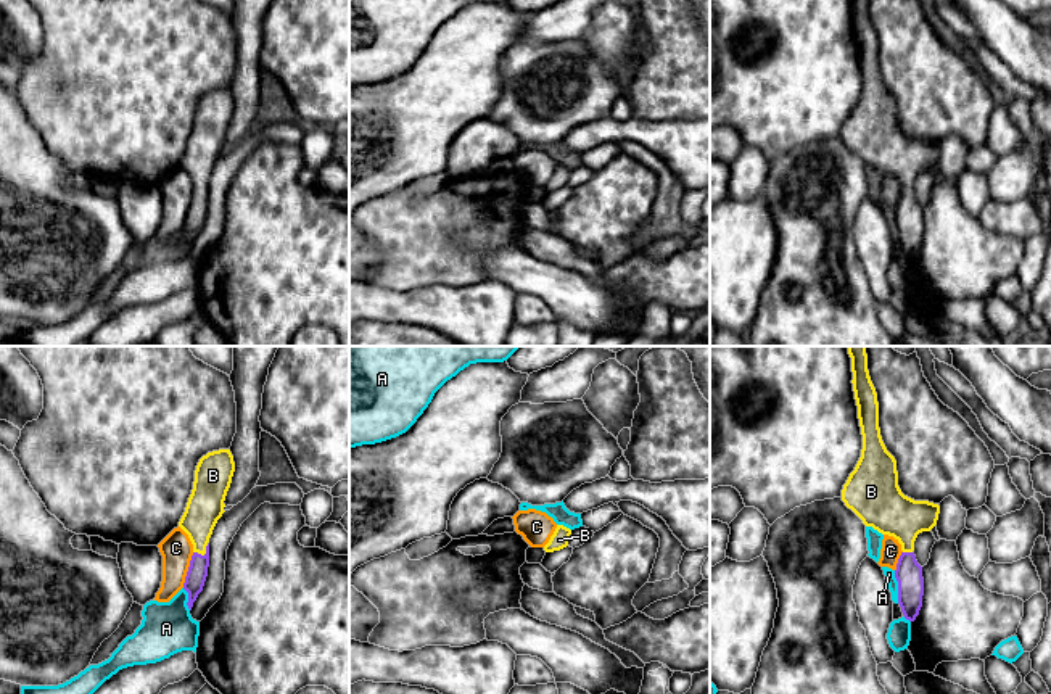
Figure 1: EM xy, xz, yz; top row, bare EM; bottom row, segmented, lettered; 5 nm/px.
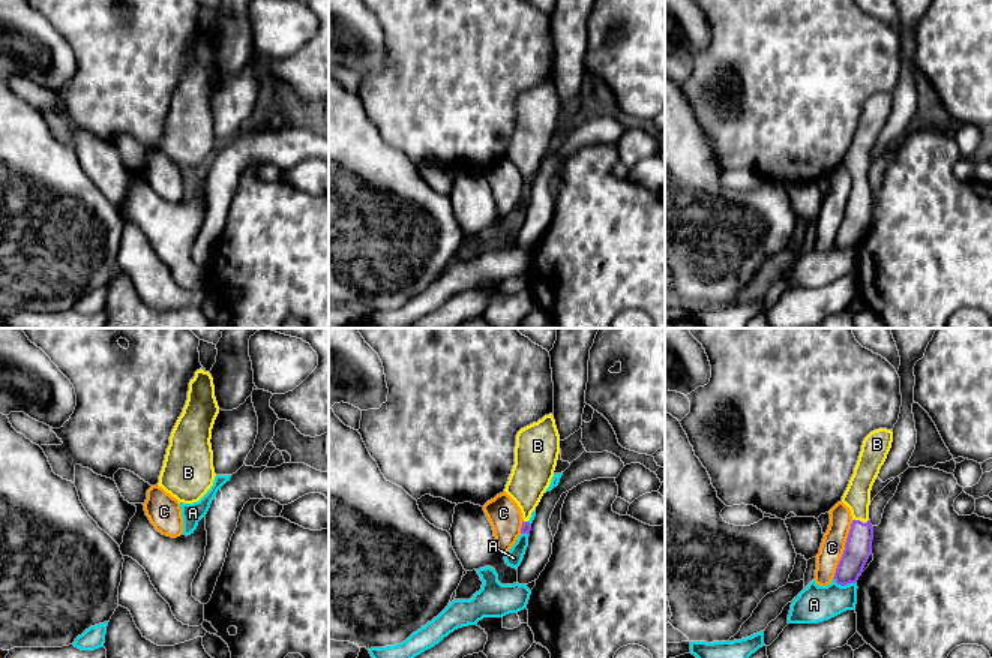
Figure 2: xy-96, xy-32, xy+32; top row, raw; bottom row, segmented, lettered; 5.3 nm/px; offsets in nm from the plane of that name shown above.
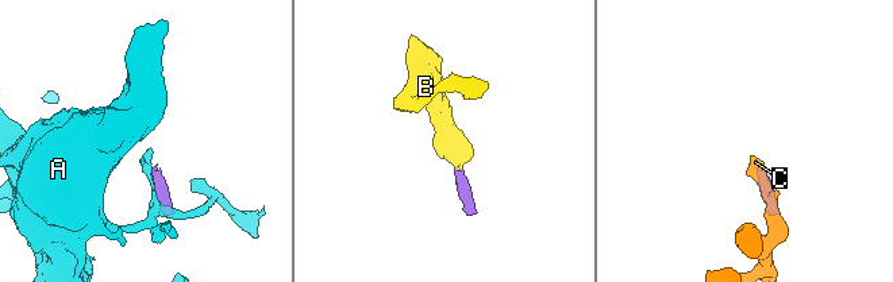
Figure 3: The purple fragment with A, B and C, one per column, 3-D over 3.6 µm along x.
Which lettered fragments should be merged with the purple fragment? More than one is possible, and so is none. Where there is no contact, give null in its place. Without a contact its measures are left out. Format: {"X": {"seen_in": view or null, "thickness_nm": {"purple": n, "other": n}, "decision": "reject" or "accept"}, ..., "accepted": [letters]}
{"A": {"seen_in": "yz", "thickness_nm": {"purple": 140, "other": 50}, "decision": "reject"}, "B": {"seen_in": "xy", "thickness_nm": {"purple": 100, "other": 180}, "decision": "accept"}, "C": {"seen_in": "xy", "thickness_nm": {"purple": 100, "other": 160}, "decision": "reject"}, "accepted": ["B"]}

